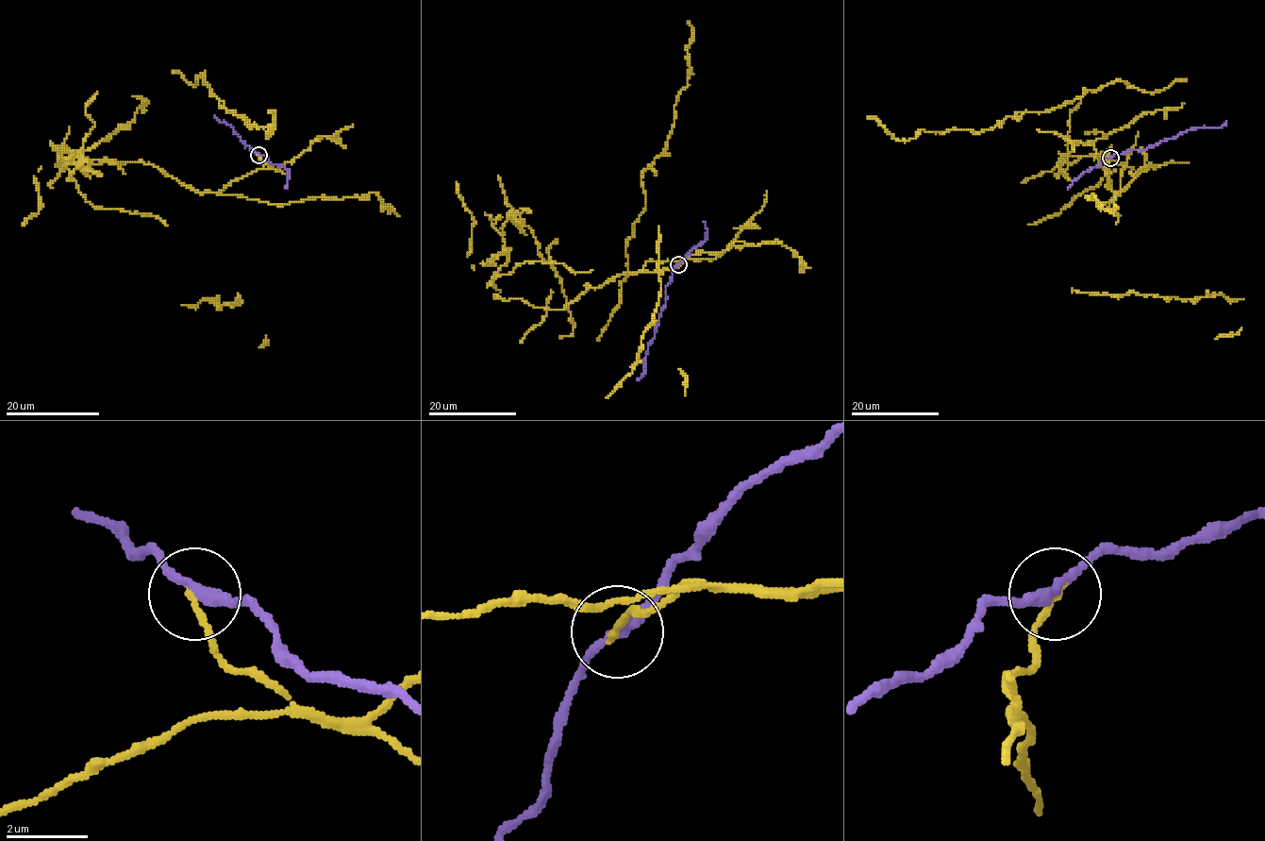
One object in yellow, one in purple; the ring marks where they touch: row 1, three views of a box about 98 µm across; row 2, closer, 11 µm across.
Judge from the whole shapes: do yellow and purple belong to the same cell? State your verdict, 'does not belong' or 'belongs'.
does not belong

